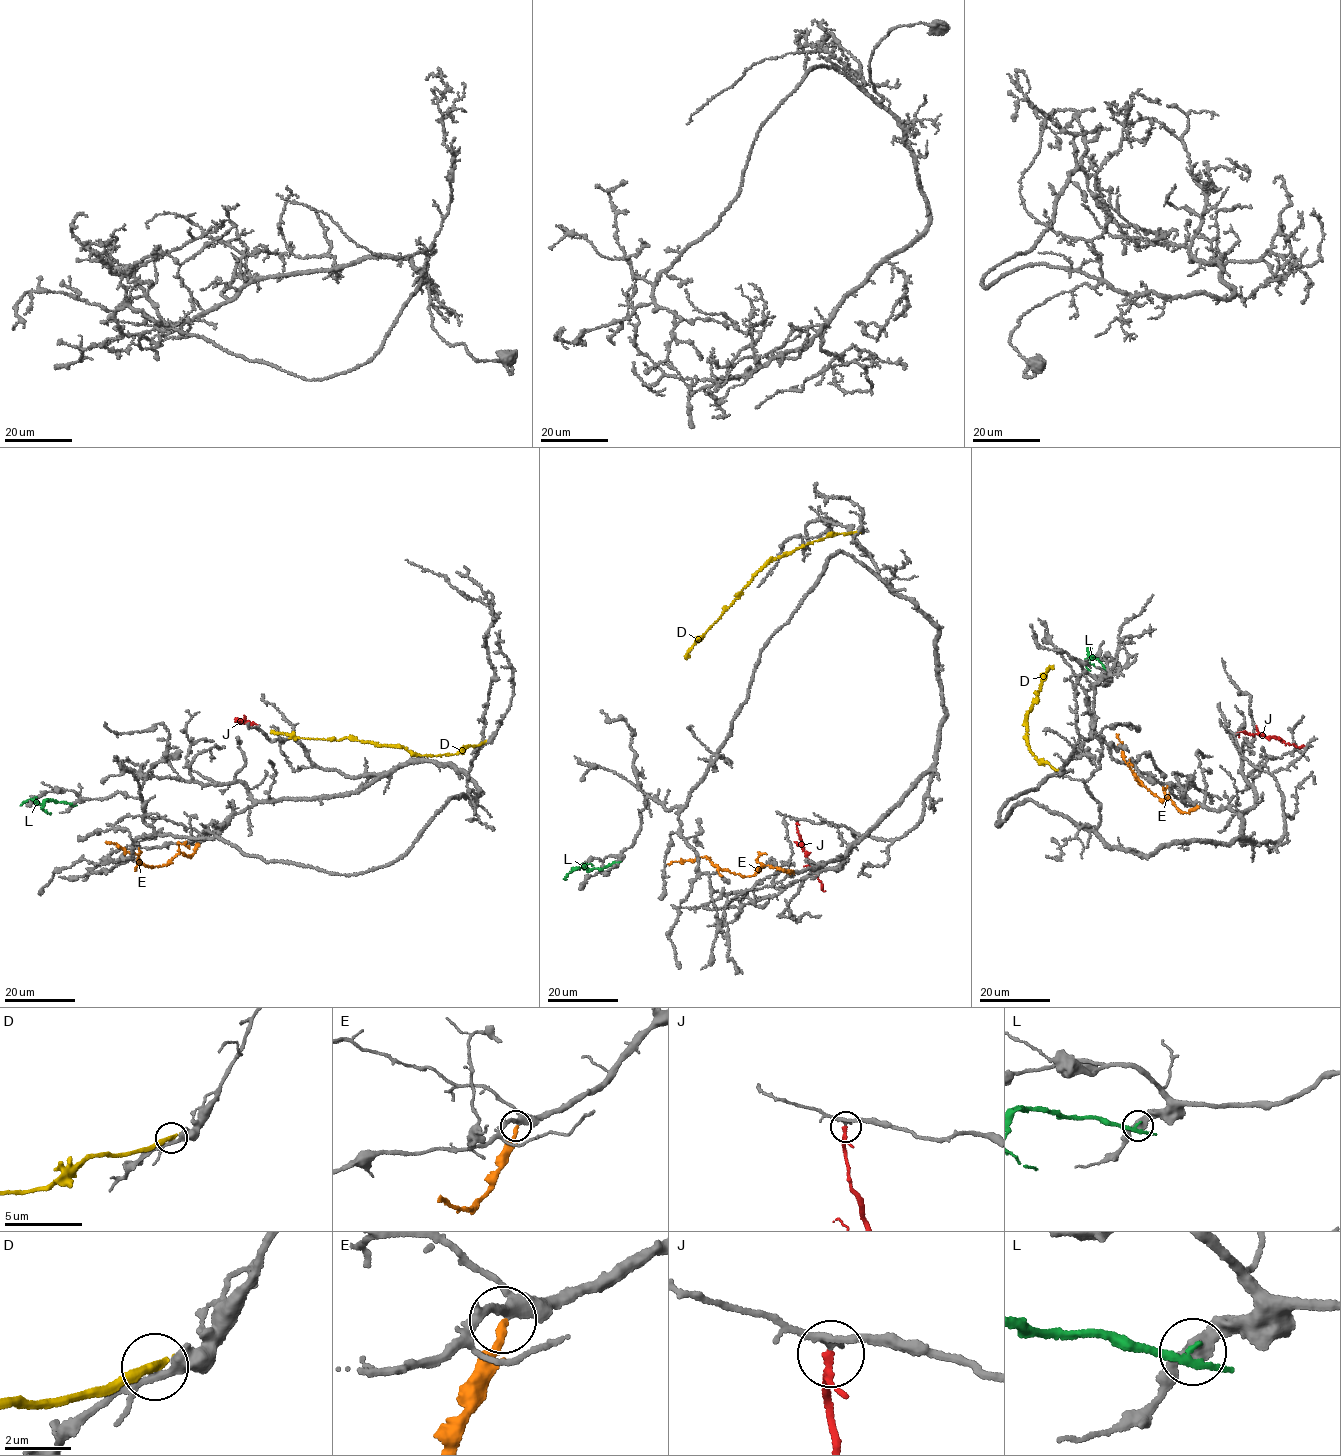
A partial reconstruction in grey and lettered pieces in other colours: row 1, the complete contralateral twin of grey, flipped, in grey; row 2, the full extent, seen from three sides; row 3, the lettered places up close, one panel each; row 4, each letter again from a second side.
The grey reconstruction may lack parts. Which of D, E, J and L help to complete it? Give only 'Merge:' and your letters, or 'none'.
Merge: E, J

